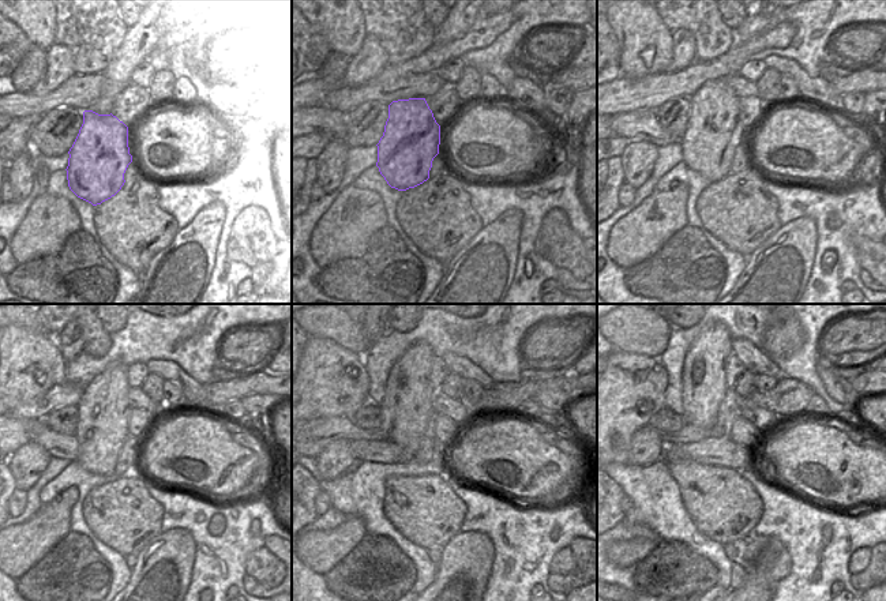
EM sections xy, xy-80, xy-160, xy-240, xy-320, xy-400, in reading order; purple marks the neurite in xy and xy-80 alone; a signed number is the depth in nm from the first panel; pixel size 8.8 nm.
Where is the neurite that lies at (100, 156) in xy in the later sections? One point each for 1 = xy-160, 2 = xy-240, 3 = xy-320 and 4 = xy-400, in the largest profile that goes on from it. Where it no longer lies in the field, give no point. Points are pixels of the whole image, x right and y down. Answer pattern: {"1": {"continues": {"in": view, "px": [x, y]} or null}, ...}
{"1": {"continues": {"in": "xy-160", "px": [714, 131]}}, "2": {"continues": {"in": "xy-240", "px": [104, 410]}}, "3": {"continues": {"in": "xy-320", "px": [406, 406]}}, "4": {"continues": {"in": "xy-400", "px": [704, 379]}}}

